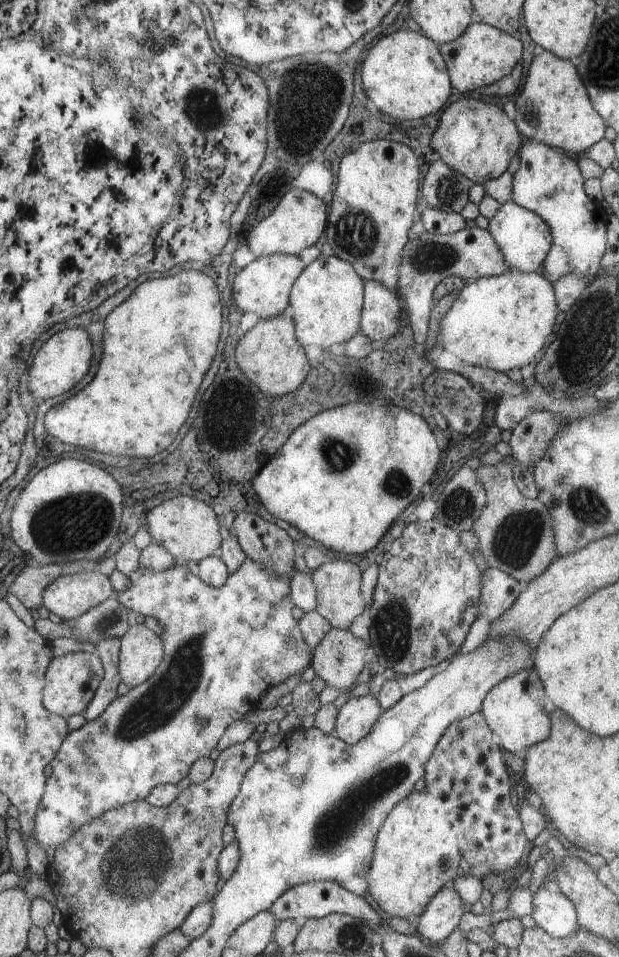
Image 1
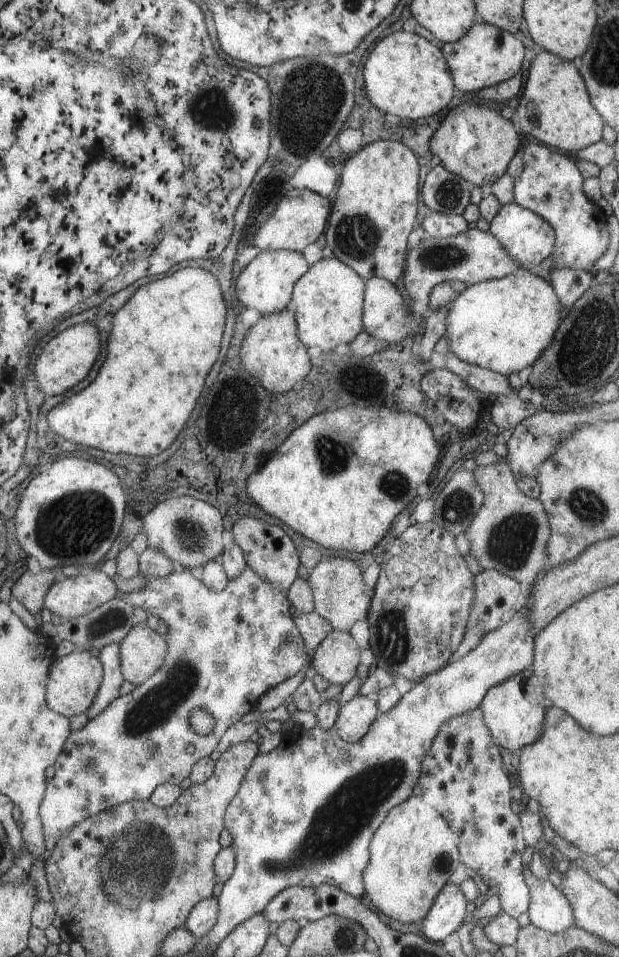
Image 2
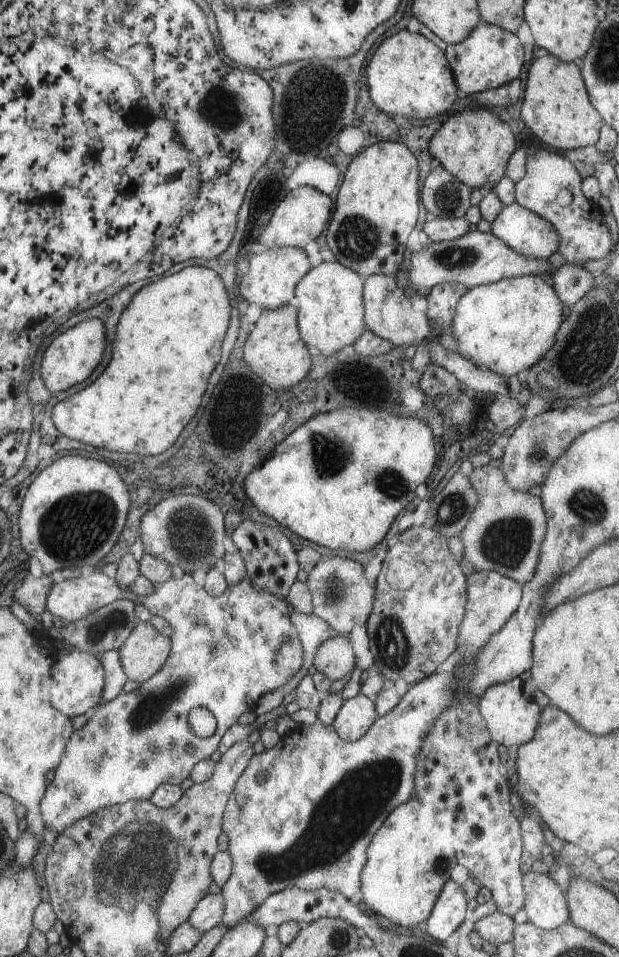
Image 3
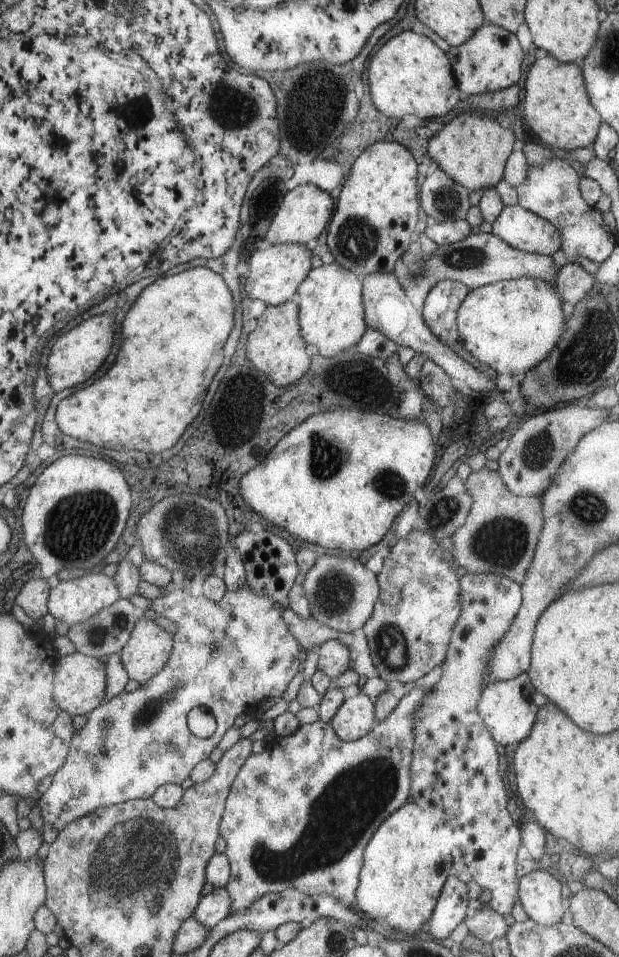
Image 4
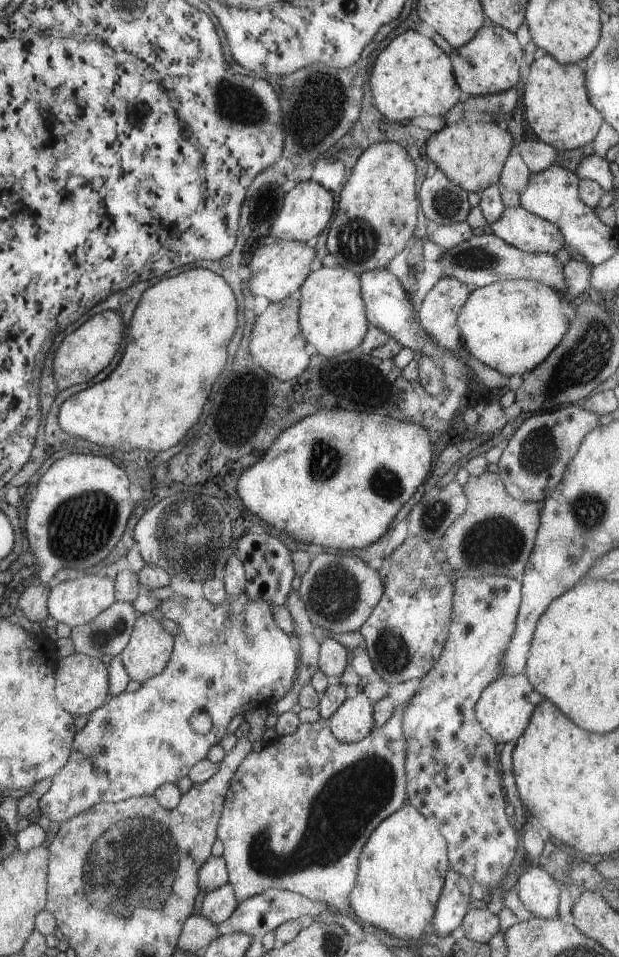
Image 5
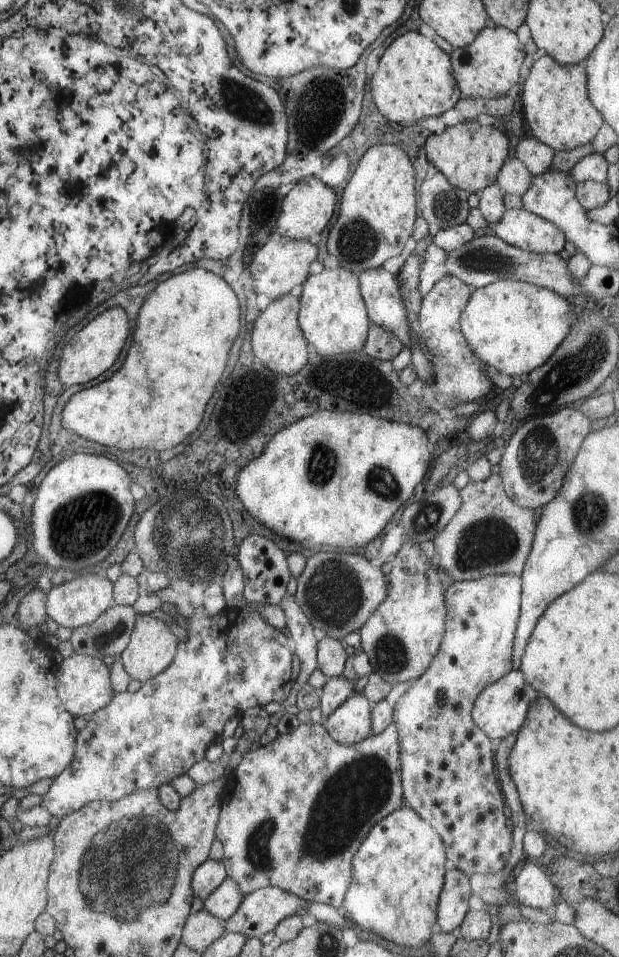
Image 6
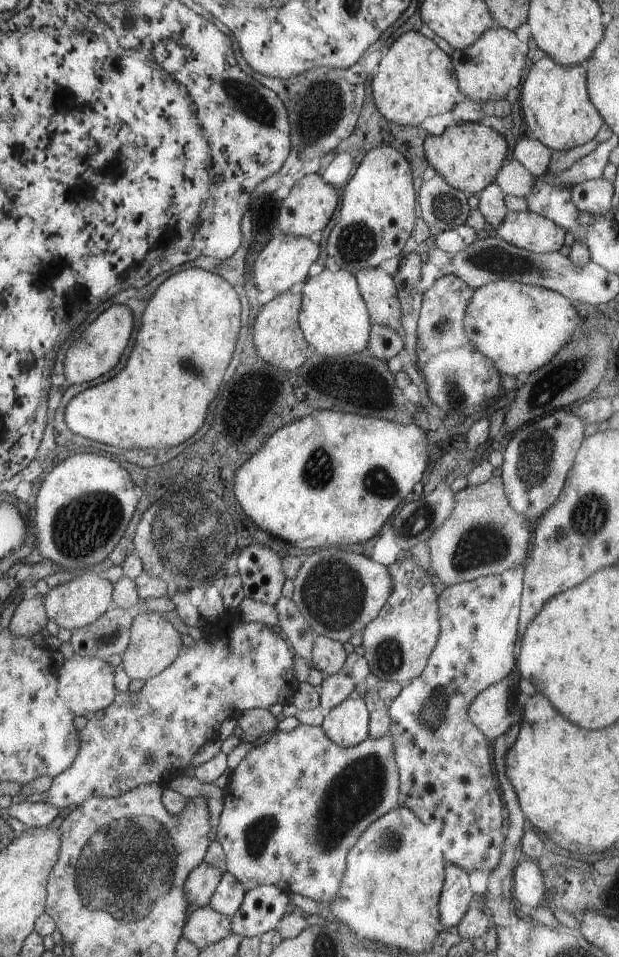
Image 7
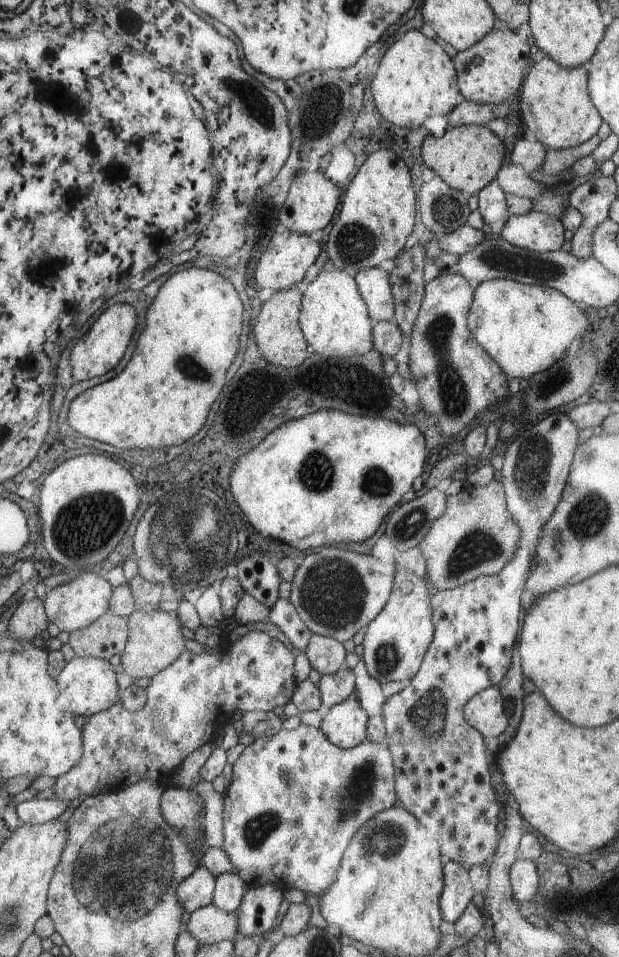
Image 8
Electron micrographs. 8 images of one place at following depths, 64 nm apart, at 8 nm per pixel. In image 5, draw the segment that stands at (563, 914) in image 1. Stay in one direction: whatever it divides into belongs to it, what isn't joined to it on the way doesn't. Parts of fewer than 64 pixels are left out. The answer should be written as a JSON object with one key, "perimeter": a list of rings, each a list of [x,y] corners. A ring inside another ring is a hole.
{"perimeter":[[[531,867],[519,876],[515,890],[518,898],[522,901],[525,908],[535,914],[538,919],[556,918],[558,903],[562,892],[563,884],[552,877],[551,870],[548,868]]]}

